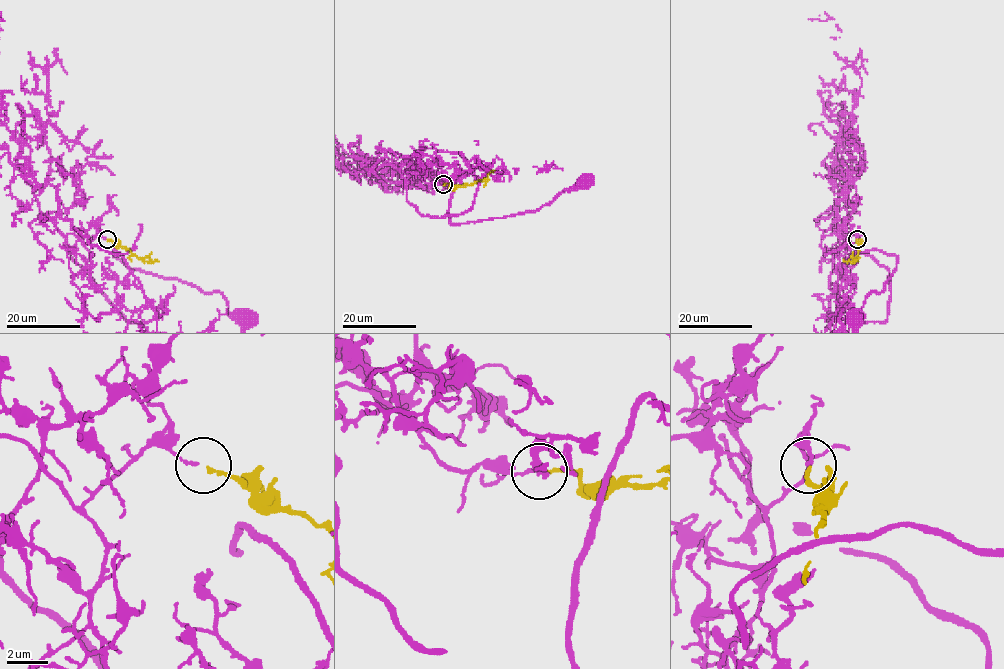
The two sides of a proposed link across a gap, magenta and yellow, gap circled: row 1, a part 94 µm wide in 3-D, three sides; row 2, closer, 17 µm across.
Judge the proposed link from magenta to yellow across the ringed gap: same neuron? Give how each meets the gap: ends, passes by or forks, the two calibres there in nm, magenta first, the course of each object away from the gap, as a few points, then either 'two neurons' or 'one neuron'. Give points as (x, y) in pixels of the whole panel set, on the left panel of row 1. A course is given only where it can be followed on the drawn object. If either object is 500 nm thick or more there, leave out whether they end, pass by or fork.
magenta ends there; yellow ends there; 140 nm thick on the magenta side, 170 nm on the other; magenta runs (106, 238), (65, 242), (127, 319), (146, 323), (154, 306), (114, 249), (133, 269), (219, 292), (248, 319); yellow runs (108, 238), (143, 260), (159, 260); one neuron

